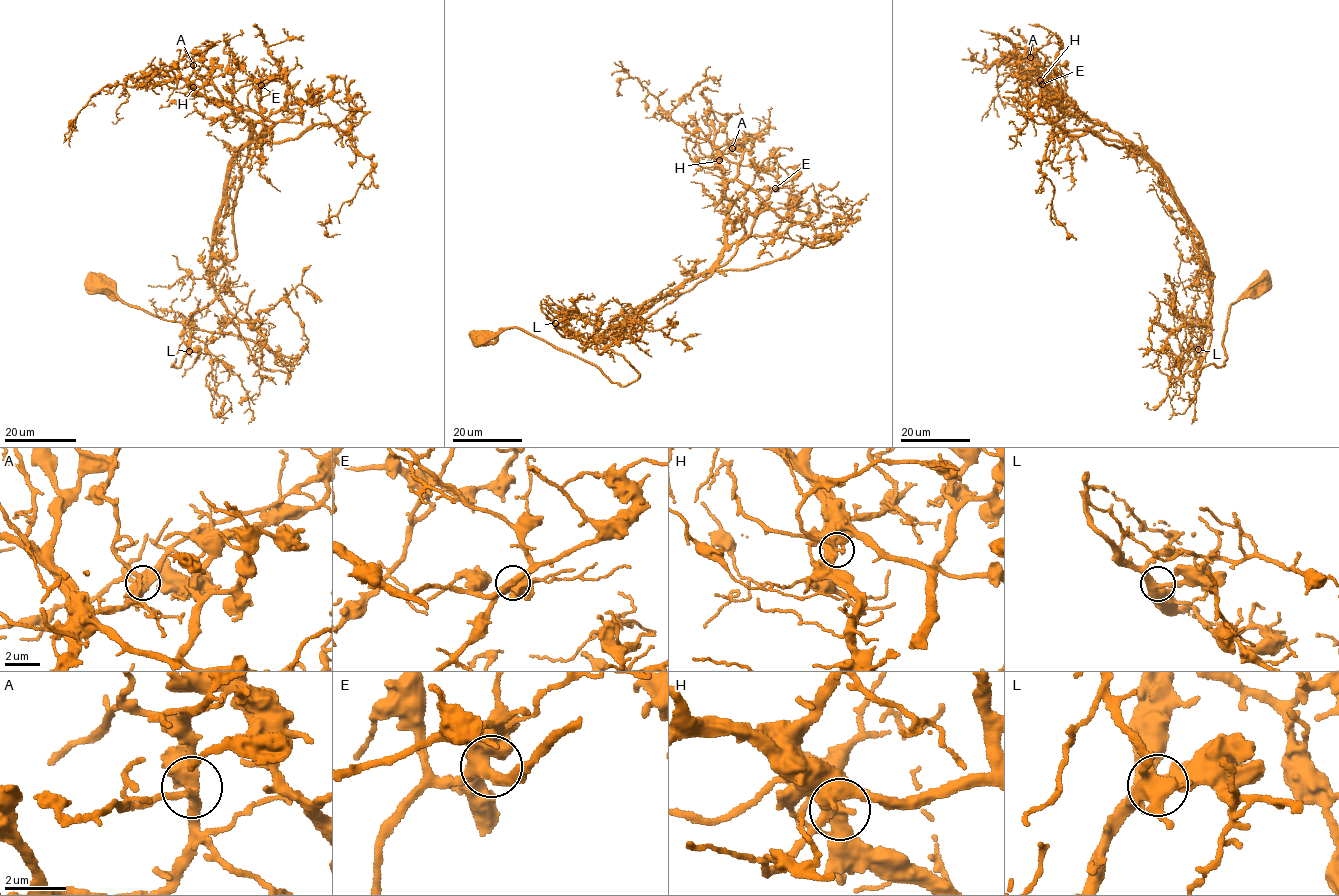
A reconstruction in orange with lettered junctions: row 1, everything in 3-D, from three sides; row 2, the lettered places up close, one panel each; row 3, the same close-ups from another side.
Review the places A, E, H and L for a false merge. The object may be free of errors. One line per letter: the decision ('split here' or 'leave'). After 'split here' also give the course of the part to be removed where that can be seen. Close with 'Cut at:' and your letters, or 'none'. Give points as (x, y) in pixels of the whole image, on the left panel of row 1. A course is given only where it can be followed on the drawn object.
A: leave
E: leave
H: leave
L: leave
Cut at: none

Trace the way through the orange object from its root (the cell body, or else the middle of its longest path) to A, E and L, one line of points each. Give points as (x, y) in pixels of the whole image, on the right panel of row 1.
A: (1262, 282), (1229, 306), (1223, 366), (1195, 377), (1211, 333), (1202, 238), (1162, 169), (1048, 94), (1030, 57)
E: (1262, 282), (1229, 306), (1223, 366), (1195, 377), (1202, 238), (1162, 169), (1102, 125), (1072, 136), (1042, 84)
L: (1262, 282), (1229, 306), (1223, 366), (1193, 374), (1210, 343), (1212, 302), (1198, 349)

